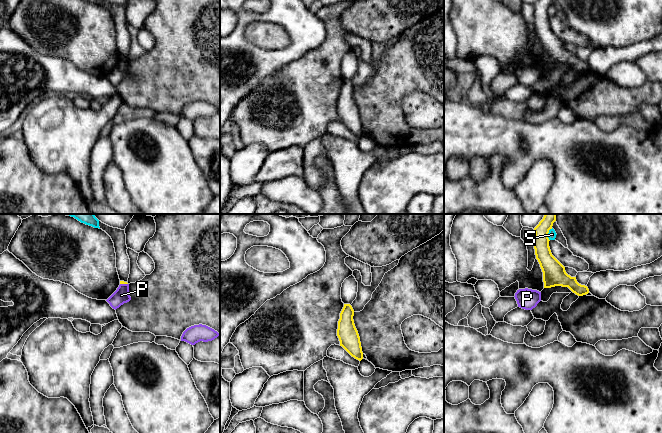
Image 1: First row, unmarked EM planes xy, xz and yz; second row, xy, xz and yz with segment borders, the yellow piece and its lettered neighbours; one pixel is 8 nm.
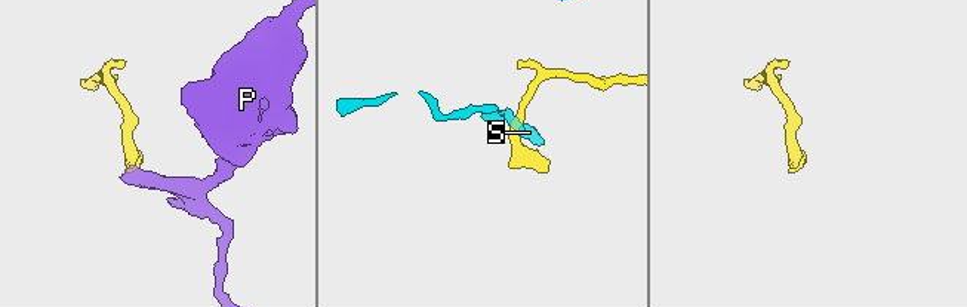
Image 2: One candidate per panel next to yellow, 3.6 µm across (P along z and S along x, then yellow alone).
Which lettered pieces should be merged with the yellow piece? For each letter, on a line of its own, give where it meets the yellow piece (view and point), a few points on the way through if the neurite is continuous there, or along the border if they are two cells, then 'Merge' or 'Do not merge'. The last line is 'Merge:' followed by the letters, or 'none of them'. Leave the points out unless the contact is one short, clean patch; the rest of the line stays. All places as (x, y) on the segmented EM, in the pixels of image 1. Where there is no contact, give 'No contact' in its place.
P: Touches yellow at xy (124, 283). Boundary: xy (120, 283), (127, 284). Do not merge
S: Touches yellow at yz (547, 234). Boundary: yz (552, 228), (548, 233), (549, 240). Do not merge
Merge: none of them

